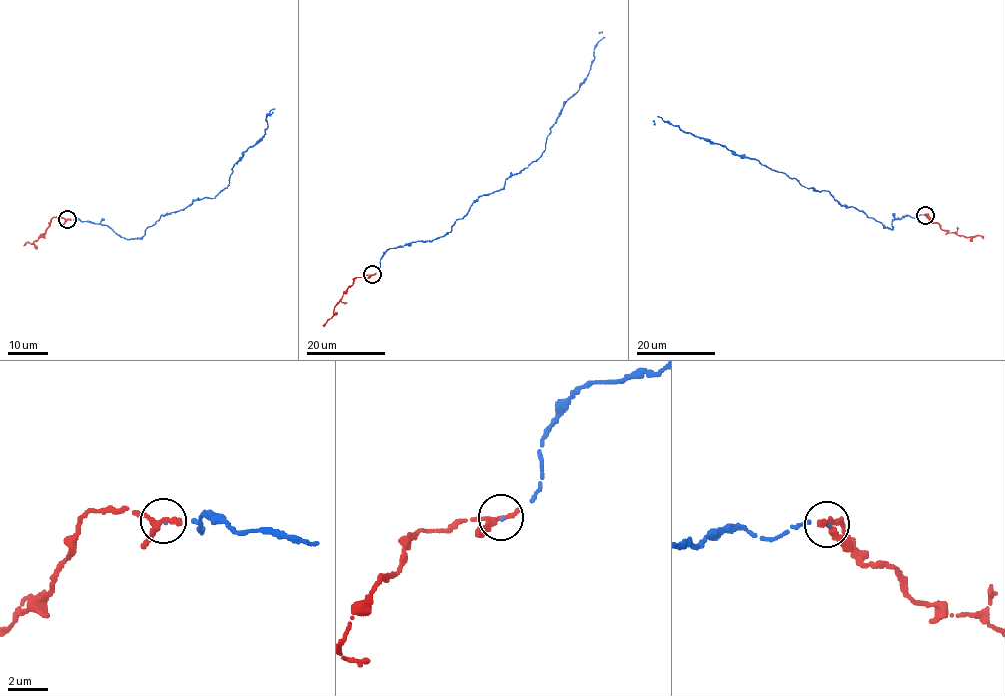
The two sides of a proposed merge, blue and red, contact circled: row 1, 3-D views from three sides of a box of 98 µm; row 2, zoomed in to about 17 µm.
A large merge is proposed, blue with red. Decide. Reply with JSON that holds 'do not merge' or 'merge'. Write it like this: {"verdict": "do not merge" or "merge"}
{"verdict": "merge"}

